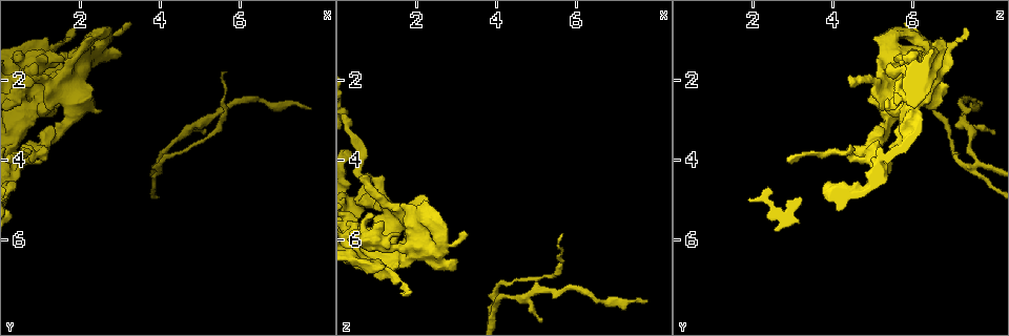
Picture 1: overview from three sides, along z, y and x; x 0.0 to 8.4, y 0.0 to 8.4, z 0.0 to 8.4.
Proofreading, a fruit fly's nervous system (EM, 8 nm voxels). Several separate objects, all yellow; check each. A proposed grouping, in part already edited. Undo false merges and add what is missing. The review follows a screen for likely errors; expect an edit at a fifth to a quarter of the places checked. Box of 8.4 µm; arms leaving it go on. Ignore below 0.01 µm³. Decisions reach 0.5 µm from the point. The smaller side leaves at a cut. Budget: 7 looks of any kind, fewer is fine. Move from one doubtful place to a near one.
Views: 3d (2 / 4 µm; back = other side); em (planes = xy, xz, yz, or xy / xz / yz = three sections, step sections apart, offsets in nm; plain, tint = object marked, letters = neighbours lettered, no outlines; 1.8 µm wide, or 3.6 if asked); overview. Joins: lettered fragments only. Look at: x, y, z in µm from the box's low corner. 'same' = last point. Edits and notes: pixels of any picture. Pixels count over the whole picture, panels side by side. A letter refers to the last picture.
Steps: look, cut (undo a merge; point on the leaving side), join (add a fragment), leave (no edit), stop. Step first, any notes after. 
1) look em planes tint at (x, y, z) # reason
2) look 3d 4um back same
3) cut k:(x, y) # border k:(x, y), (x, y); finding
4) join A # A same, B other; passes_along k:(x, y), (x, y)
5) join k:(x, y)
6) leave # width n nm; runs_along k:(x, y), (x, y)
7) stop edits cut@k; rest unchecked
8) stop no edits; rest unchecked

look em planes letters at (1.20, 1.50, 5.60) # branch stops here

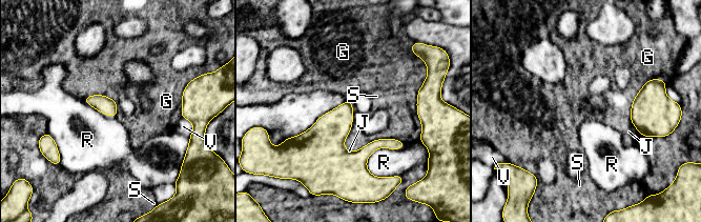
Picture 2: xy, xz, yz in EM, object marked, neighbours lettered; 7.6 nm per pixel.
leave # G other, J other, R other, S other, V other; border 2:(353, 110), (353, 121), (351, 123); no lettered fragment goes on from it

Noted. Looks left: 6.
look em 3.6um yz step 8 tint at (1.15, 3.50, 5.05) # two arms at a narrow angle

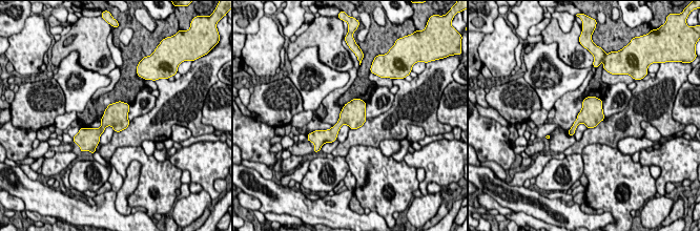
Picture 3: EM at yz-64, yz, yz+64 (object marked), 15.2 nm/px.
look em 3.6um planes letters same # another direction

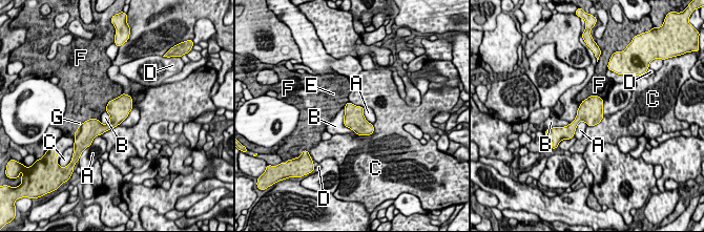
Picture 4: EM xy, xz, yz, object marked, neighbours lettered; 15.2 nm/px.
leave # width 320 nm; A other, B other, C other, D other, E other, F other, G other; continuous, no second cell

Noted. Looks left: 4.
look 3d 4um at (4.00, 4.05, 7.55) # sharp bend

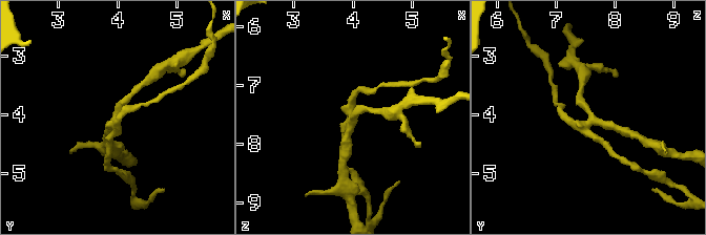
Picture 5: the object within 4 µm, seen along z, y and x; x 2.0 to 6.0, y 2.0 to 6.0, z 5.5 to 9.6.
look em xz step 4 tint at (3.95, 4.10, 7.60) # arms 4

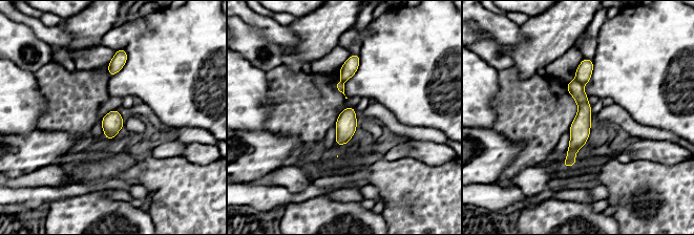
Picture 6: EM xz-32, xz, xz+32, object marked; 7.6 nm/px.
look em planes letters same

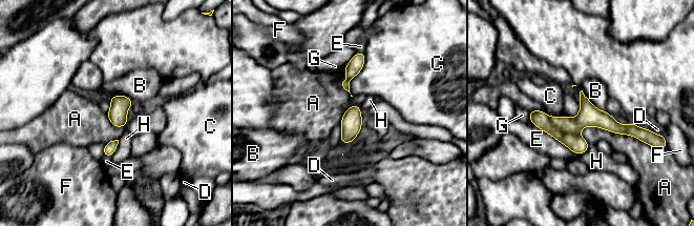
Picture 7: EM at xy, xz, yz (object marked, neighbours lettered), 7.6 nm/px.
cut 7:(575, 143) # longest_contact A 550 nm; A other, B other, C other, D other, E other, F other, G other, H other; part_leaving 7:(531, 114), (561, 137), (585, 147); two cells meet here

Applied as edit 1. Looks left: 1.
stop edits cut@7; rest unchecked

